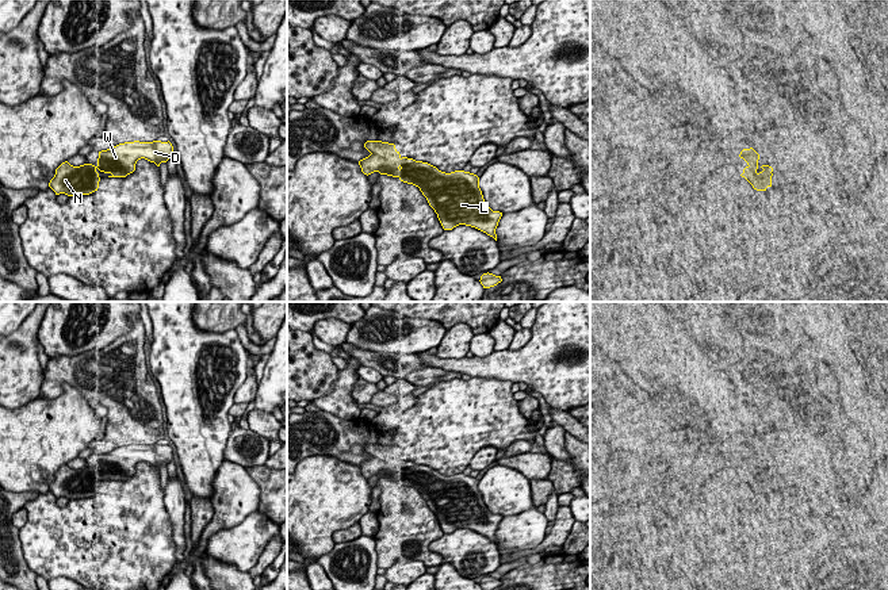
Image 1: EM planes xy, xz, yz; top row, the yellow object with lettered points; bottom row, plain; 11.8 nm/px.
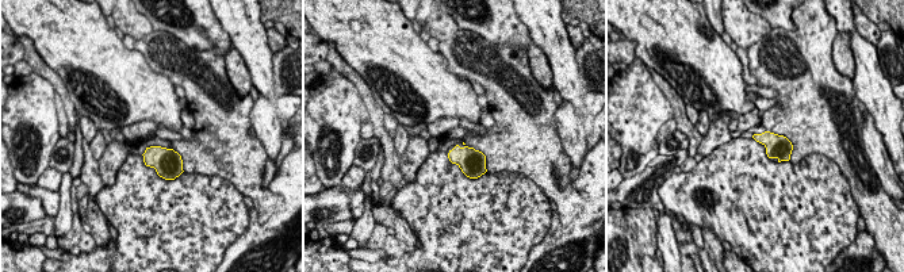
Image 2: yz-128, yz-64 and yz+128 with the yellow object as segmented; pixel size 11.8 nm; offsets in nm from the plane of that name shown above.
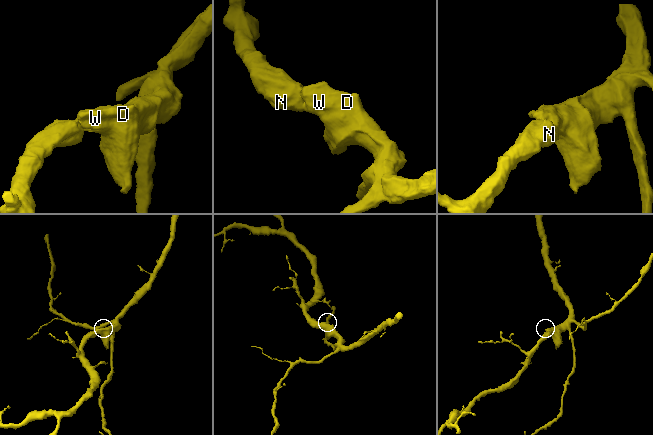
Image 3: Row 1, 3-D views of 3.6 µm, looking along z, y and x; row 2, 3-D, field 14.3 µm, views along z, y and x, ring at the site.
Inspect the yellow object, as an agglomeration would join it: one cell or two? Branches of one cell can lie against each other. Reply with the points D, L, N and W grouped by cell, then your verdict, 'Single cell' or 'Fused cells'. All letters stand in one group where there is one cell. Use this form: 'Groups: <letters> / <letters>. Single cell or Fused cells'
Groups: D L N W. Single cell

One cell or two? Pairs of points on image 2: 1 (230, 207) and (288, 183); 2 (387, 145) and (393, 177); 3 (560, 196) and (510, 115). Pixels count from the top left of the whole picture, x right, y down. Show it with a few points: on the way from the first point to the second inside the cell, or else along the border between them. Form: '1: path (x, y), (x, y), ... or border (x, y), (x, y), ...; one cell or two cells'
1: border (249, 209), (249, 226), (236, 238); two cells
2: path (390, 153), (394, 160), (394, 169); one cell
3: path (550, 176), (548, 161), (531, 136); one cell

